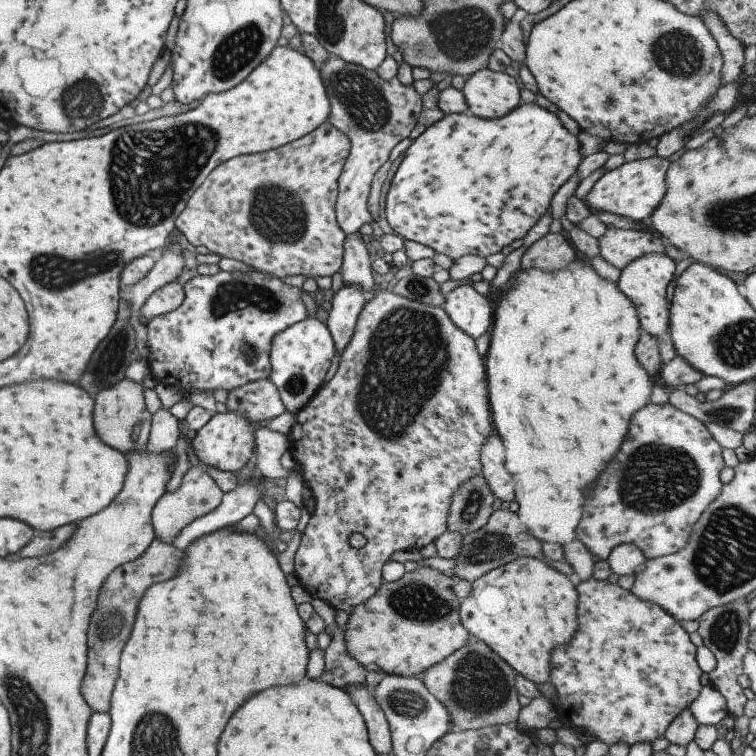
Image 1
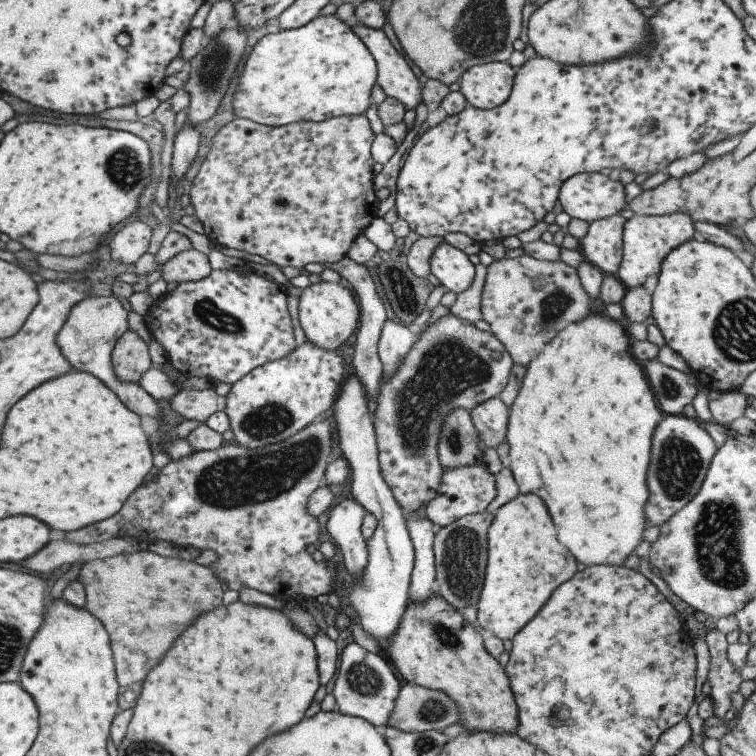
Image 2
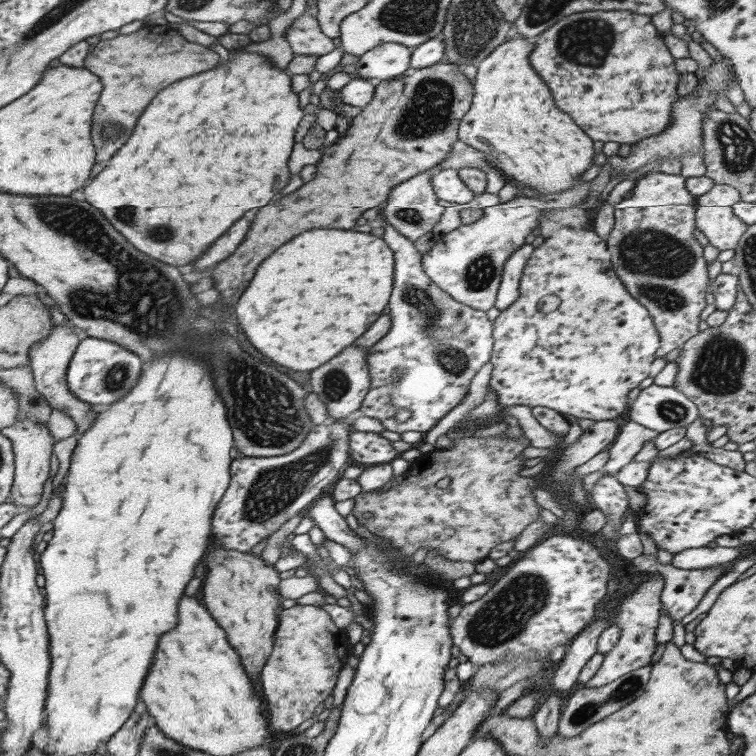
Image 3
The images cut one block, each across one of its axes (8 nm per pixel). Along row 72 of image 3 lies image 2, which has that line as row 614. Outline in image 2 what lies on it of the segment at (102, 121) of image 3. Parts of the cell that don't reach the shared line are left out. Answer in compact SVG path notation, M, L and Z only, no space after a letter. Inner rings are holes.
M158 541L157 552L137 551L104 559L87 561L80 569L77 580L84 586L84 607L103 625L109 637L112 661L118 684L119 711L132 709L140 691L141 681L162 656L170 649L179 632L188 627L199 614L221 605L223 585L206 566L187 560L174 544Z

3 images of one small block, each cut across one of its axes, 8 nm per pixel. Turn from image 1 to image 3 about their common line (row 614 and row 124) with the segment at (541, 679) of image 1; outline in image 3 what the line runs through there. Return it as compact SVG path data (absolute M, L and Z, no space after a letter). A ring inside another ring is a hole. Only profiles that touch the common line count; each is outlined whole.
M506 37L476 66L470 107L460 120L457 136L480 150L505 180L508 176L547 197L580 182L581 174L594 164L593 141L554 105L547 85L528 63L532 44L525 39Z

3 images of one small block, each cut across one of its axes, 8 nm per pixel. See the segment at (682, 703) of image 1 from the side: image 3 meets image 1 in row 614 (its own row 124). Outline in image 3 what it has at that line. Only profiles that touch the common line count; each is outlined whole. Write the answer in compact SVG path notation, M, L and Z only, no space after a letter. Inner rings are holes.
M586 10L568 14L535 36L528 56L530 67L547 85L554 105L568 114L592 141L628 145L655 136L670 125L679 82L673 60L663 35L651 24L650 16L630 10Z

